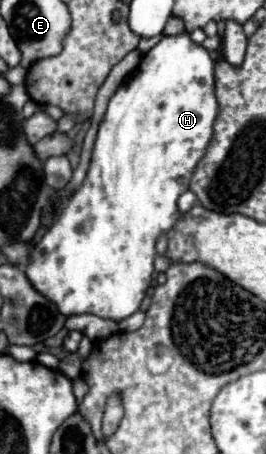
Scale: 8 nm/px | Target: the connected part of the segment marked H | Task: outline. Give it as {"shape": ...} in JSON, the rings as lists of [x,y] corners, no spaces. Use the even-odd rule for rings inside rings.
{"shape":[[[185,32],[181,36],[163,36],[141,60],[137,72],[109,100],[87,178],[59,212],[53,226],[33,246],[31,260],[23,266],[33,288],[57,304],[63,316],[95,314],[121,322],[139,310],[151,286],[155,240],[177,222],[177,198],[189,188],[189,178],[213,134],[213,120],[219,108],[213,86],[215,64],[209,52],[193,44]]]}

